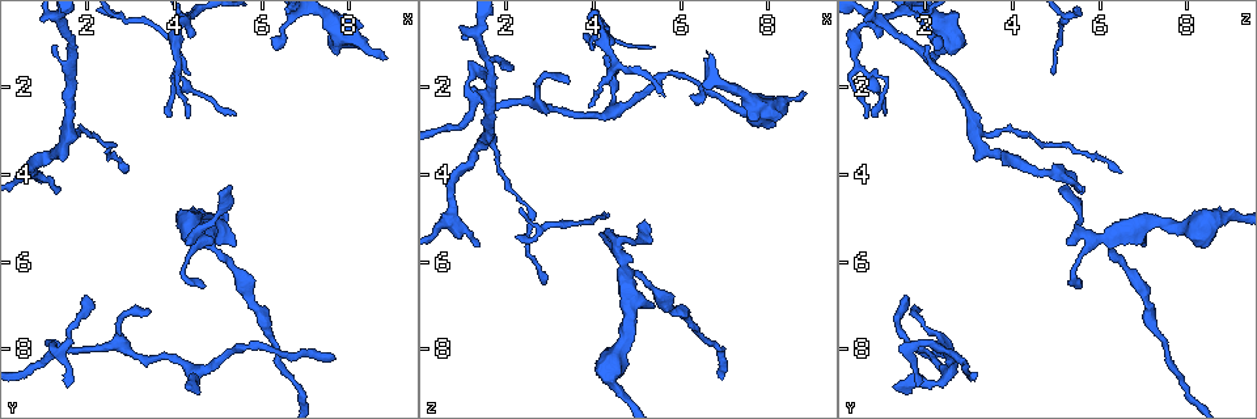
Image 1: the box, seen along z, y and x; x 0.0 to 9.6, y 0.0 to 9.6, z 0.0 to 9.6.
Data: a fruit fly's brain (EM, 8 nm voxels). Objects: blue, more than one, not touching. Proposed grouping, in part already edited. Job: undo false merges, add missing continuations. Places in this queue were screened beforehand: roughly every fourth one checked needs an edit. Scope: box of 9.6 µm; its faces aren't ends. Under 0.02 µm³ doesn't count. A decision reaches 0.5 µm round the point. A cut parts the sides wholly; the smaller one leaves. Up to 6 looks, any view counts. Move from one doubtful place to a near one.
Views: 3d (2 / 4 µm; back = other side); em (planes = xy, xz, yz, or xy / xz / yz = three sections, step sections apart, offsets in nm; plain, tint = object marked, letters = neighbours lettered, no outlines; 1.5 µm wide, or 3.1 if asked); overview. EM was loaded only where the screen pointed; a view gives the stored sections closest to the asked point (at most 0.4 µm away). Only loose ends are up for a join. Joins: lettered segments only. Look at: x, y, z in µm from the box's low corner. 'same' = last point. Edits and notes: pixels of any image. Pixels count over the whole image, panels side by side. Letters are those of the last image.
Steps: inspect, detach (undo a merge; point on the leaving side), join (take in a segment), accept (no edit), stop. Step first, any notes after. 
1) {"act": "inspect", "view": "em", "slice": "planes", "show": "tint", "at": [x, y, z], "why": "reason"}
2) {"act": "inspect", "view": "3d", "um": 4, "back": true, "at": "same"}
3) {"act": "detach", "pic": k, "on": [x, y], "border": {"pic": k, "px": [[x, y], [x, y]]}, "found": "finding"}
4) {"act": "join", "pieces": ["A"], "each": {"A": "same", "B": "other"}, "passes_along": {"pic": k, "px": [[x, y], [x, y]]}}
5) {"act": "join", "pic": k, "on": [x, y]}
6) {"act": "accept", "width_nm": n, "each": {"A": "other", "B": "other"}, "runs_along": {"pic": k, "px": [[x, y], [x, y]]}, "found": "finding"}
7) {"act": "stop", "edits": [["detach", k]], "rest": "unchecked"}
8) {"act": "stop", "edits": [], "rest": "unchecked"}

{"act": "inspect", "view": "em", "slice": "planes", "show": "letters", "at": [1.50, 8.90, 1.80], "why": "tapers out"}

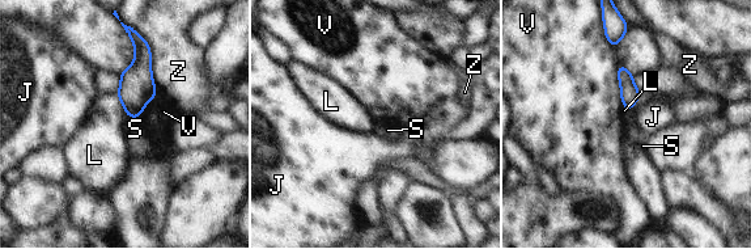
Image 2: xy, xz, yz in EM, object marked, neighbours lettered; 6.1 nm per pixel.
{"act": "accept", "each": {"J": "other", "L": "other", "S": "other", "V": "other", "Z": "other"}, "border": {"pic": 2, "px": [[140, 115], [128, 118]]}, "found": "no lettered segment goes on from it"}

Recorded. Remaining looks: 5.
{"act": "inspect", "view": "em", "slice": "planes", "show": "plain", "at": [3.40, 7.05, 1.95], "why": "an open end"}

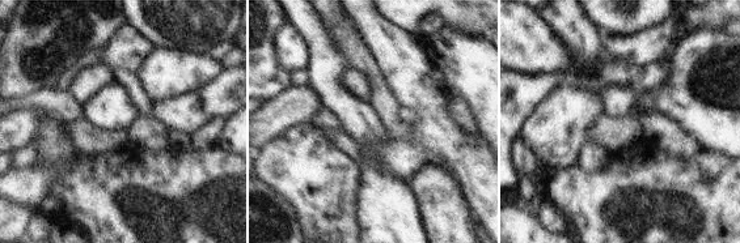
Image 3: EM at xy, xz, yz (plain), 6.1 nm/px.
{"act": "inspect", "view": "em", "slice": "planes", "show": "letters", "at": "same", "why": "what lies round it"}

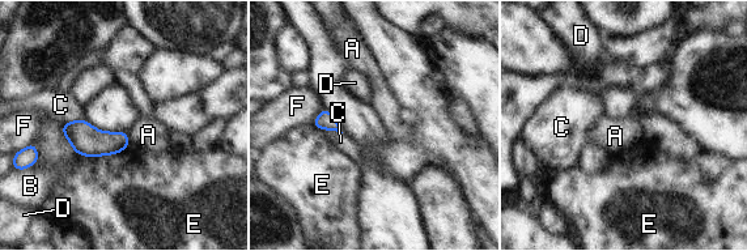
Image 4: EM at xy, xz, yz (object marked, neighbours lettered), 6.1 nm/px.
{"act": "accept", "each": {"A": "other", "B": "other", "C": "other", "D": "other", "E": "other", "F": "other"}, "border": {"pic": 4, "px": [[317, 127], [335, 130], [342, 133]]}, "found": "no lettered segment goes on from it"}

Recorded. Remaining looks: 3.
{"act": "inspect", "view": "3d", "um": 2, "at": [4.35, 2.65, 0.65], "why": "branch stops here"}

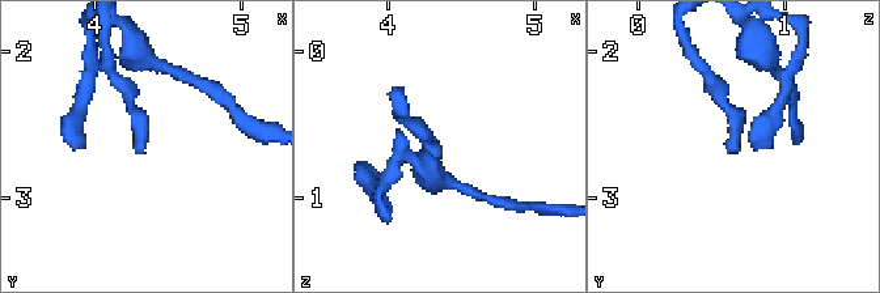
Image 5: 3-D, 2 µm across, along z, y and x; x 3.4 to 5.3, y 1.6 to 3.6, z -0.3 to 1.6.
{"act": "inspect", "view": "em", "slice": "yz", "step": 4, "show": "letters", "at": [4.34, 2.66, 0.72], "why": "shape alone is not enough"}

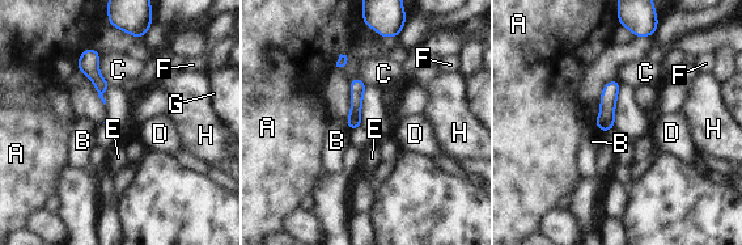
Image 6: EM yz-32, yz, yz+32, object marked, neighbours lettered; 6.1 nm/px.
{"act": "inspect", "view": "em", "slice": "planes", "show": "letters", "at": "same"}

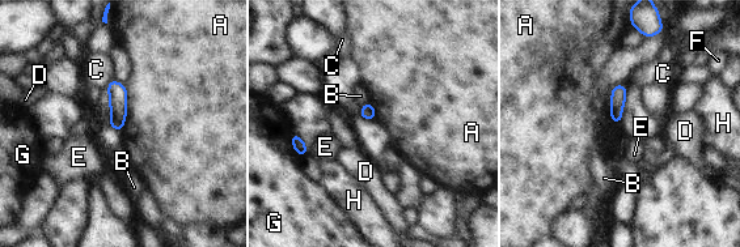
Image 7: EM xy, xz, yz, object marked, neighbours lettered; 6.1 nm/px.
{"act": "accept", "each": {"A": "other", "B": "other", "C": "other", "D": "other", "E": "other", "F": "other", "G": "other", "H": "other"}, "found": "no lettered segment goes on from it"}

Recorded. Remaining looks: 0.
{"act": "stop", "edits": [], "rest": "unchecked"}

